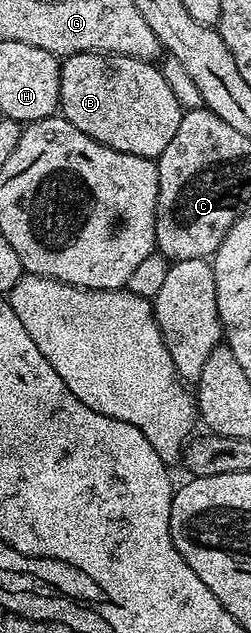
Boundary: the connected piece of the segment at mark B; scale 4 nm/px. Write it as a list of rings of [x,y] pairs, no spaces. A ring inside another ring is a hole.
[[[83,52],[68,55],[61,62],[59,96],[60,113],[71,124],[75,124],[79,132],[91,136],[107,148],[115,148],[131,156],[143,156],[154,160],[163,152],[163,148],[167,148],[167,144],[171,144],[171,136],[175,136],[183,113],[183,108],[175,92],[171,92],[171,84],[167,84],[165,71],[160,65],[122,54]]]

